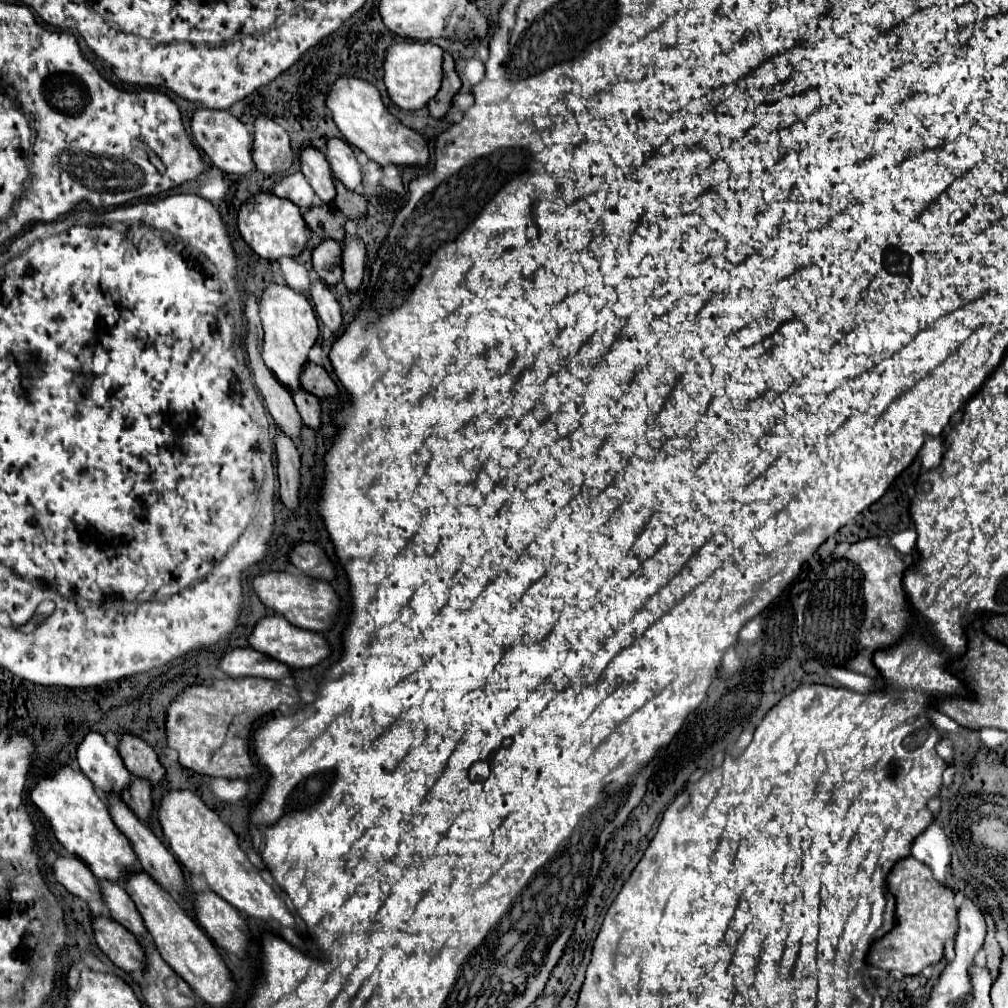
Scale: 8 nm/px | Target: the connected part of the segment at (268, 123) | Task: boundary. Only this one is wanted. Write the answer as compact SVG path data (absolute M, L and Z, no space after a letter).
M258 117L254 123L254 163L266 175L284 175L294 163L288 133L268 117Z

